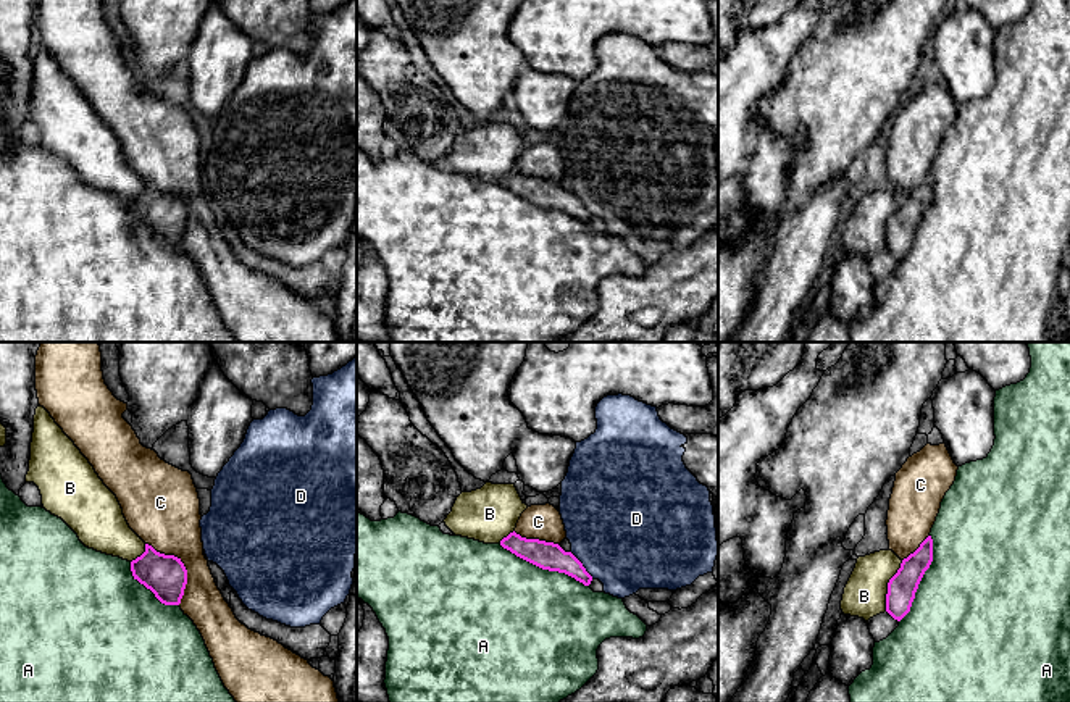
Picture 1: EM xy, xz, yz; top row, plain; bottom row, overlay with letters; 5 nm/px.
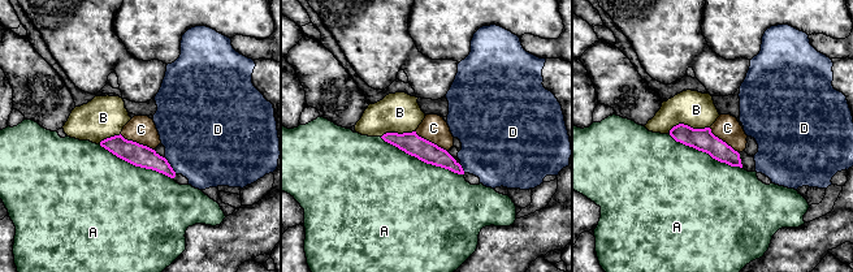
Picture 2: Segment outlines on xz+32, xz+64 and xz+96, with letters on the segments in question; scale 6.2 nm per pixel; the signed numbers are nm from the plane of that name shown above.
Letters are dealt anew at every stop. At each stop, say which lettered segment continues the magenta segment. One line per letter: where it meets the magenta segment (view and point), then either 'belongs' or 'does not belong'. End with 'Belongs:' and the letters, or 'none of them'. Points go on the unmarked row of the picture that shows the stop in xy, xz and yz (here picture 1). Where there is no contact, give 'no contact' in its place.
A: meets magenta in xz at (544, 207); does not belong
B: meets magenta in yz at (888, 225); does not belong
C: meets magenta in xy at (183, 204); does not belong
D: meets magenta in xz at (581, 204); does not belong
Belongs: none of them

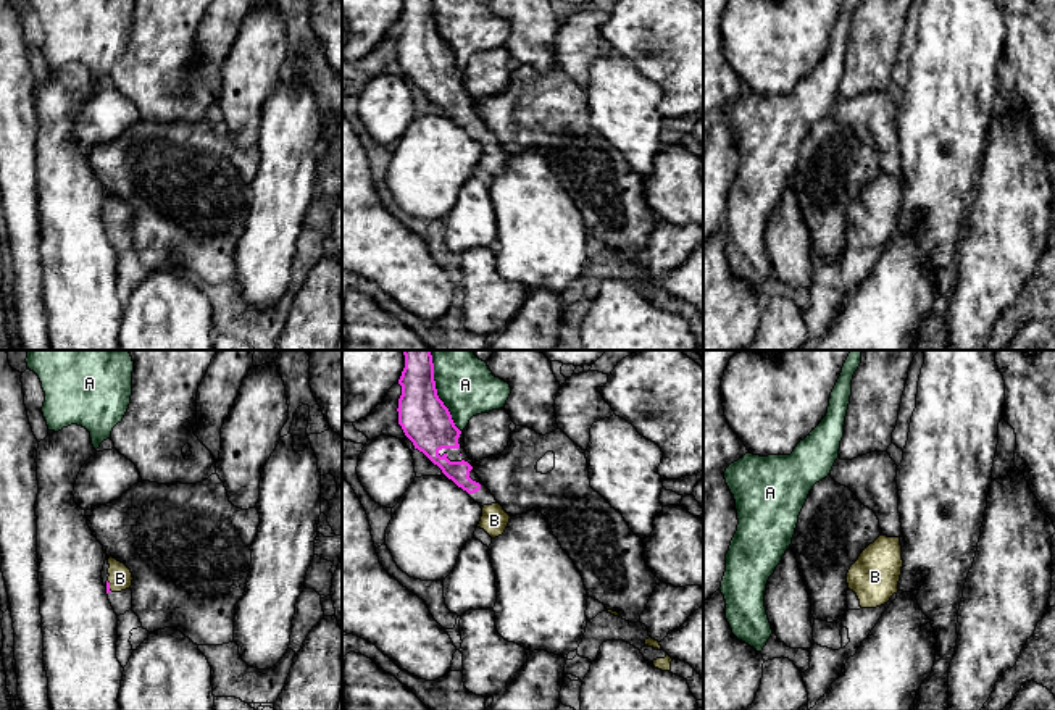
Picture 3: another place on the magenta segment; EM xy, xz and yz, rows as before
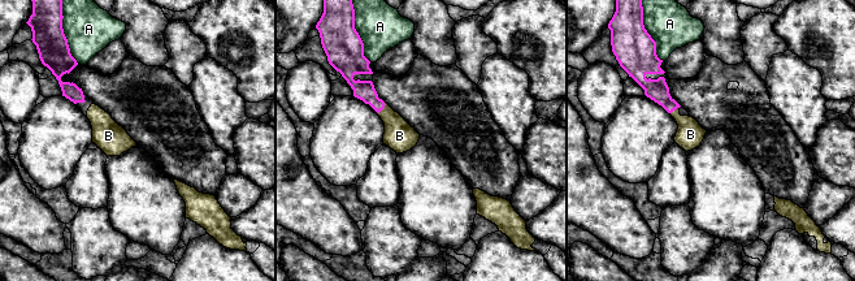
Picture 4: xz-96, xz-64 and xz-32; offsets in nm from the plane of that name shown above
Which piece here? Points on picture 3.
A: meets magenta in xz at (437, 36); does not belong
B: meets magenta in xy at (108, 225); belongs
Belongs: B

